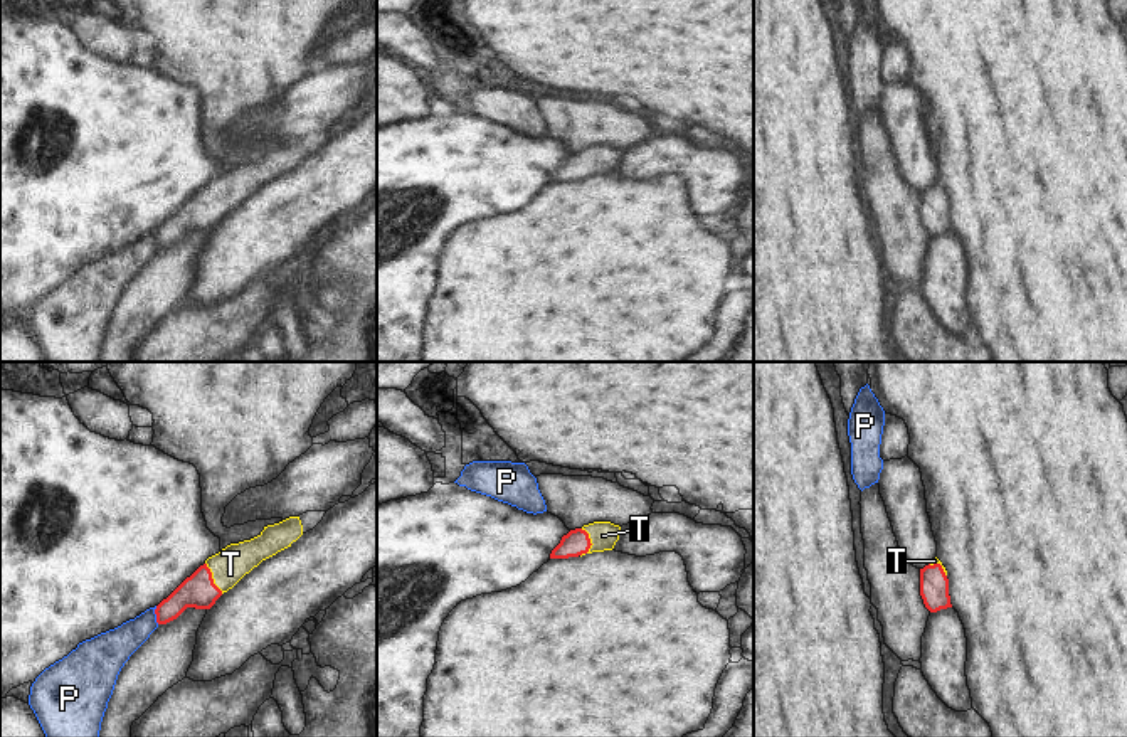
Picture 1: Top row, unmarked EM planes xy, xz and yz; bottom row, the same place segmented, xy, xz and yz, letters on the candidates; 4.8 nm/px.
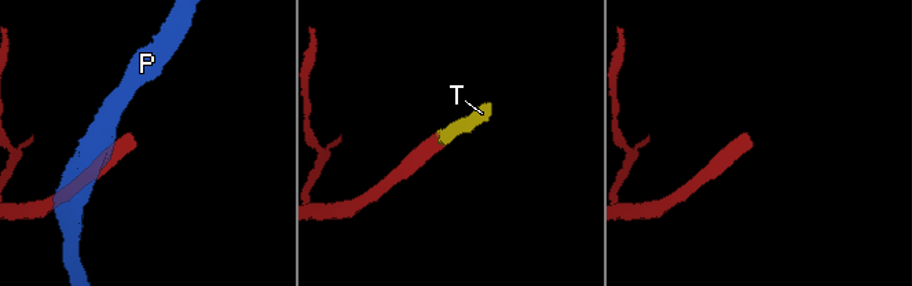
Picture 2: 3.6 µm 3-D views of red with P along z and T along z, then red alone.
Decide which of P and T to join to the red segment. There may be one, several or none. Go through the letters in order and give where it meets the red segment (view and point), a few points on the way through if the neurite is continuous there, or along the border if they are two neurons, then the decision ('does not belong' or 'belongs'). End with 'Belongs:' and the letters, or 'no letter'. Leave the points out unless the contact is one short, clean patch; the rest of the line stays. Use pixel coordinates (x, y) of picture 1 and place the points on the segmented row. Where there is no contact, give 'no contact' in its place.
P: meets red in xy at (155, 613); does not belong
T: meets red in xz at (591, 544); runs through xz (576, 542), (591, 544), (603, 535); belongs
Belongs: T

